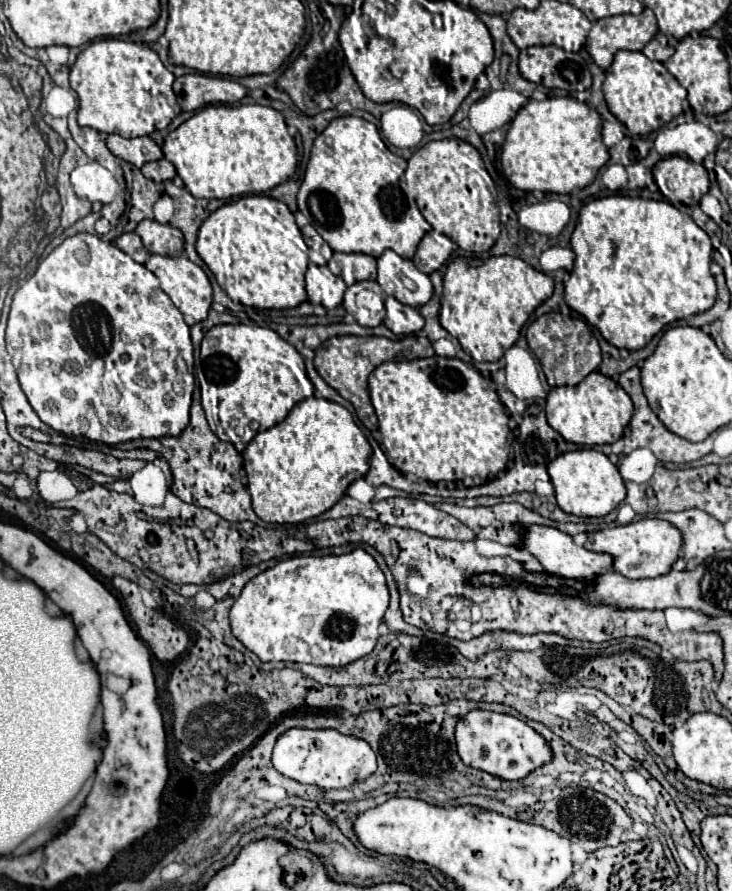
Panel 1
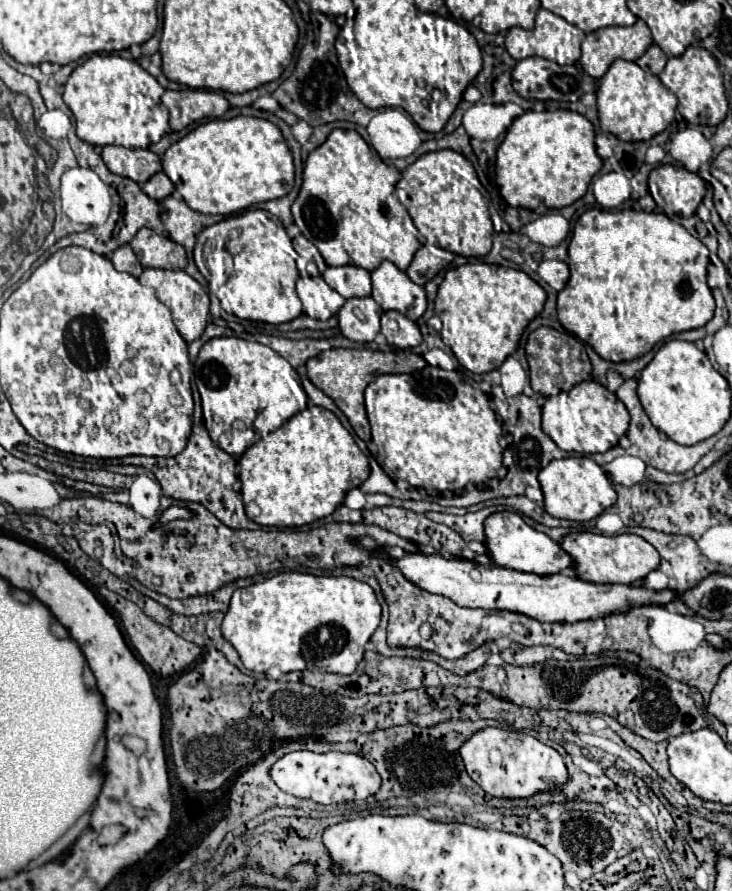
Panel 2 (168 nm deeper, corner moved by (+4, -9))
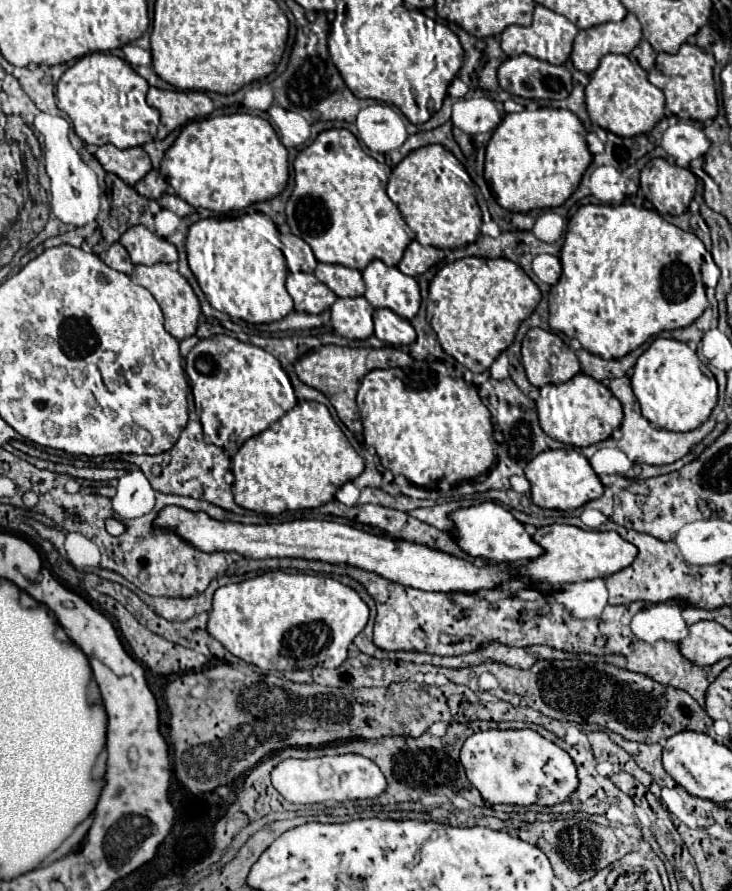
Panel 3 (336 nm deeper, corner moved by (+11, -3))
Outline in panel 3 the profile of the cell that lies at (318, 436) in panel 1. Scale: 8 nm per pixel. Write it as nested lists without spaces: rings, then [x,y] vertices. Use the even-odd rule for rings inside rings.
[[[299,402],[237,450],[233,456],[233,494],[241,508],[257,514],[319,508],[333,500],[335,492],[345,482],[357,478],[363,468],[365,460],[353,450],[327,406],[319,402]]]

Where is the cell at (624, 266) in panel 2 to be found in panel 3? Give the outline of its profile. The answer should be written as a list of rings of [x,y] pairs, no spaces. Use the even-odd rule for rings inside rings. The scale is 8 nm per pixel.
[[[624,202],[620,205],[608,204],[585,204],[581,206],[575,216],[569,220],[567,226],[567,234],[563,240],[563,248],[561,248],[561,264],[563,264],[563,274],[557,282],[557,286],[551,288],[549,294],[549,326],[553,330],[559,330],[563,334],[567,334],[569,338],[577,338],[579,344],[589,350],[595,356],[601,356],[605,360],[611,358],[623,358],[627,352],[639,348],[641,344],[645,344],[649,338],[657,336],[663,330],[677,330],[677,328],[685,328],[689,324],[693,324],[709,306],[709,300],[705,296],[705,284],[701,282],[701,264],[703,264],[703,256],[707,254],[703,242],[693,234],[693,232],[685,232],[673,224],[669,224],[661,214],[657,214],[655,210],[647,210],[647,208],[637,208],[637,206]]]

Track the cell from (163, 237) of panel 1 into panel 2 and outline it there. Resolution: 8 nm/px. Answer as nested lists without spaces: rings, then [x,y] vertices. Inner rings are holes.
[[[142,228],[130,242],[136,252],[140,264],[144,268],[168,268],[180,270],[186,266],[186,252],[174,240],[152,232],[150,228]]]

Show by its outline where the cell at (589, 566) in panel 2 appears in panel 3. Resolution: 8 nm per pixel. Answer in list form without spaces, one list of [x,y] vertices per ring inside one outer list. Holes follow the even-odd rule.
[[[551,524],[537,528],[533,540],[545,550],[545,554],[541,558],[535,558],[533,562],[521,564],[515,570],[521,570],[521,574],[529,574],[529,578],[541,578],[541,582],[553,582],[553,586],[613,576],[615,572],[631,566],[639,552],[635,544],[623,540],[617,532],[581,530],[569,524]]]

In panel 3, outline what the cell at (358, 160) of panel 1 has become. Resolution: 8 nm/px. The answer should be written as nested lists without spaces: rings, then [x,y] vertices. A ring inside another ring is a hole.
[[[345,128],[323,130],[307,148],[299,152],[295,158],[295,188],[287,200],[287,224],[291,232],[303,238],[311,248],[319,262],[327,264],[343,264],[355,270],[365,270],[371,260],[381,260],[387,266],[397,266],[403,258],[405,248],[415,238],[411,228],[405,224],[401,212],[387,196],[387,180],[391,168],[387,164],[377,162],[361,148],[359,140]]]

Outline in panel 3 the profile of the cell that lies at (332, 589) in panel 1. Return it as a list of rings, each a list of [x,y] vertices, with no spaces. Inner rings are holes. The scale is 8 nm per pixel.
[[[271,570],[237,584],[221,586],[213,596],[207,630],[233,656],[261,670],[311,670],[313,666],[339,668],[347,660],[349,644],[365,628],[367,620],[369,608],[363,598],[339,580],[321,574],[291,574]]]

